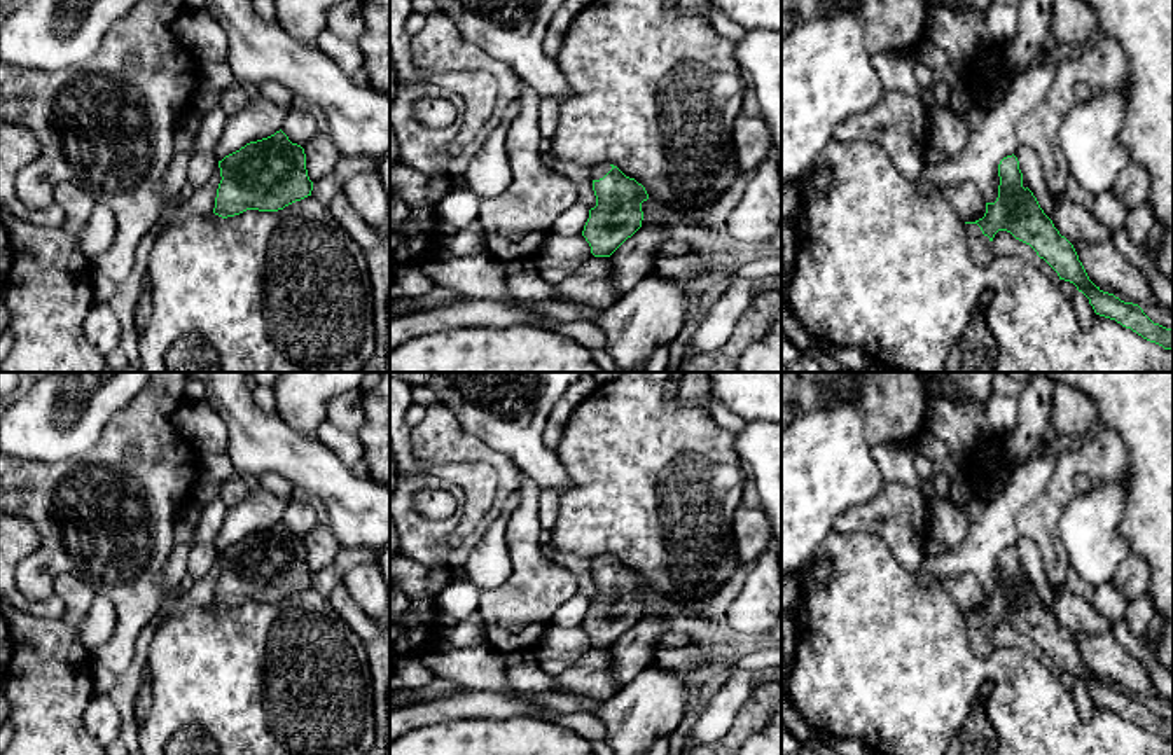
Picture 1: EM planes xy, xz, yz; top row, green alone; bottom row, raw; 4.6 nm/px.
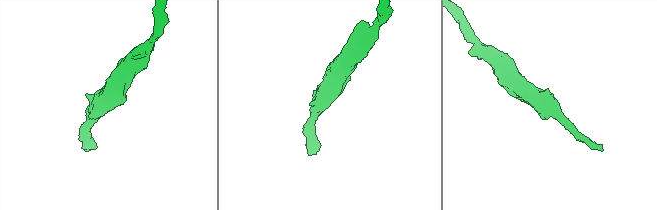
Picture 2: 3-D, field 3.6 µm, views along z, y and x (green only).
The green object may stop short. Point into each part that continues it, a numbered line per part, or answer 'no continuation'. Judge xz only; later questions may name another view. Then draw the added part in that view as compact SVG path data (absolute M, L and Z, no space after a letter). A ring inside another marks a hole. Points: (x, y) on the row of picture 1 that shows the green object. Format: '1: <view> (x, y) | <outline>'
1: xz (598, 172) | M607 163L598 164L598 166L591 168L591 178L593 178L593 180L600 180L600 178L603 178L610 170L612 170L612 166L607 164Z

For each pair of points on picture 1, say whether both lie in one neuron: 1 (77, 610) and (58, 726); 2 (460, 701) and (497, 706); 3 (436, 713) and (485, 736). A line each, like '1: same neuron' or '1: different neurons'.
1: same neuron
2: same neuron
3: different neurons

